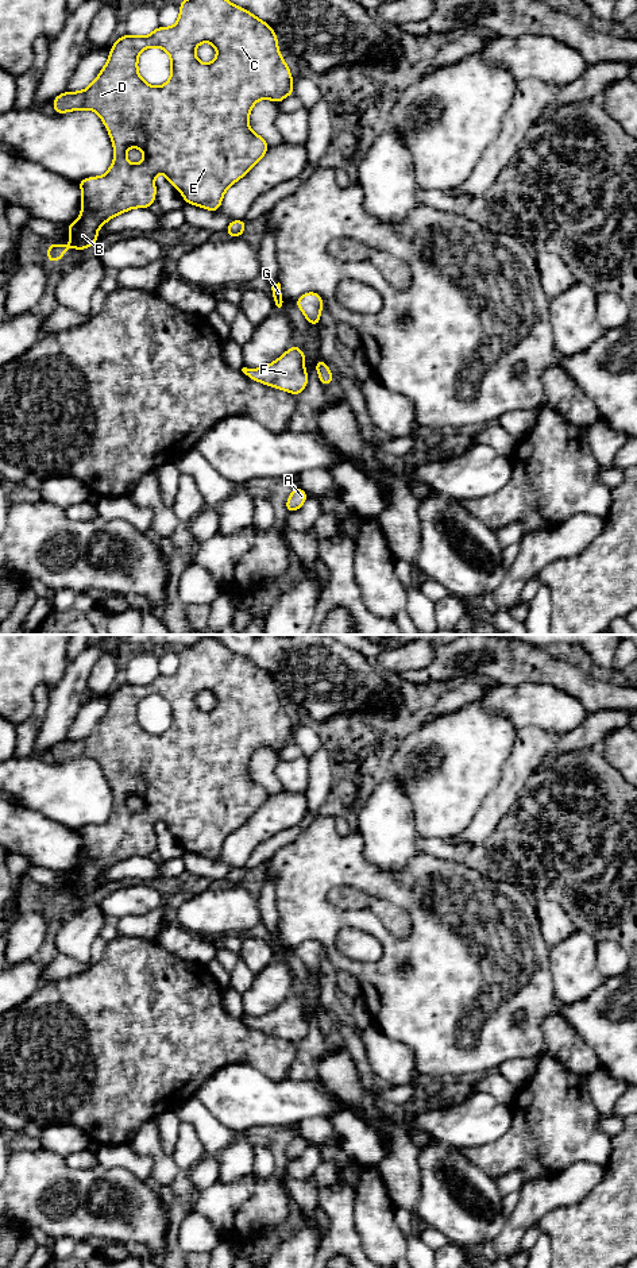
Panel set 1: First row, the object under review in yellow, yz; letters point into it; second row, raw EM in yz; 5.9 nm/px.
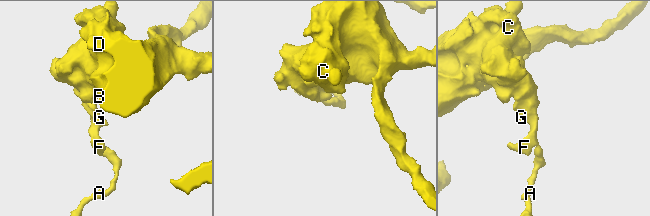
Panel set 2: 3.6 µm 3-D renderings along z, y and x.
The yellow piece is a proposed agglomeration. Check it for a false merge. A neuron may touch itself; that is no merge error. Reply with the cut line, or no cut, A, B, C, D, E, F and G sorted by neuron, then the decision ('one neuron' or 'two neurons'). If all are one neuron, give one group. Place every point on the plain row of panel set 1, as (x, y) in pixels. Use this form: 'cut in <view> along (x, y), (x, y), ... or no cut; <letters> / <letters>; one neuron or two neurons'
no cut; A B C D E F G; one neuron

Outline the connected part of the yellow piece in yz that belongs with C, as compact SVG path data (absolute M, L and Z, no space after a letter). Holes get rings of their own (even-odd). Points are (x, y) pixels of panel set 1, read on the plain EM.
M206 637L198 643L184 647L179 652L179 666L173 675L157 675L146 685L120 685L111 695L107 713L97 727L81 740L63 740L51 752L55 762L77 758L92 758L103 768L113 791L113 810L101 825L89 825L76 832L82 839L81 864L65 874L70 882L70 891L59 894L49 890L47 903L50 910L58 912L69 897L85 898L100 887L97 878L109 867L132 856L150 856L155 851L157 836L154 825L162 820L170 833L181 839L186 852L202 855L216 860L221 855L225 839L244 825L267 801L267 790L252 781L248 774L248 763L258 748L271 747L279 752L286 744L296 743L293 722L278 698L277 682L266 670L247 658L229 651L215 637ZM209 690L217 698L212 712L201 712L194 702L196 694ZM147 695L161 695L170 704L171 724L162 735L148 733L138 721L138 705ZM130 795L139 795L144 808L131 813L126 806Z

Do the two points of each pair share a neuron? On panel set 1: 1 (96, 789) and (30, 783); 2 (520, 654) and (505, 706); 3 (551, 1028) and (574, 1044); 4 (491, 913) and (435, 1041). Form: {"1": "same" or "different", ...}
{"1": "same", "2": "different", "3": "same", "4": "same"}

